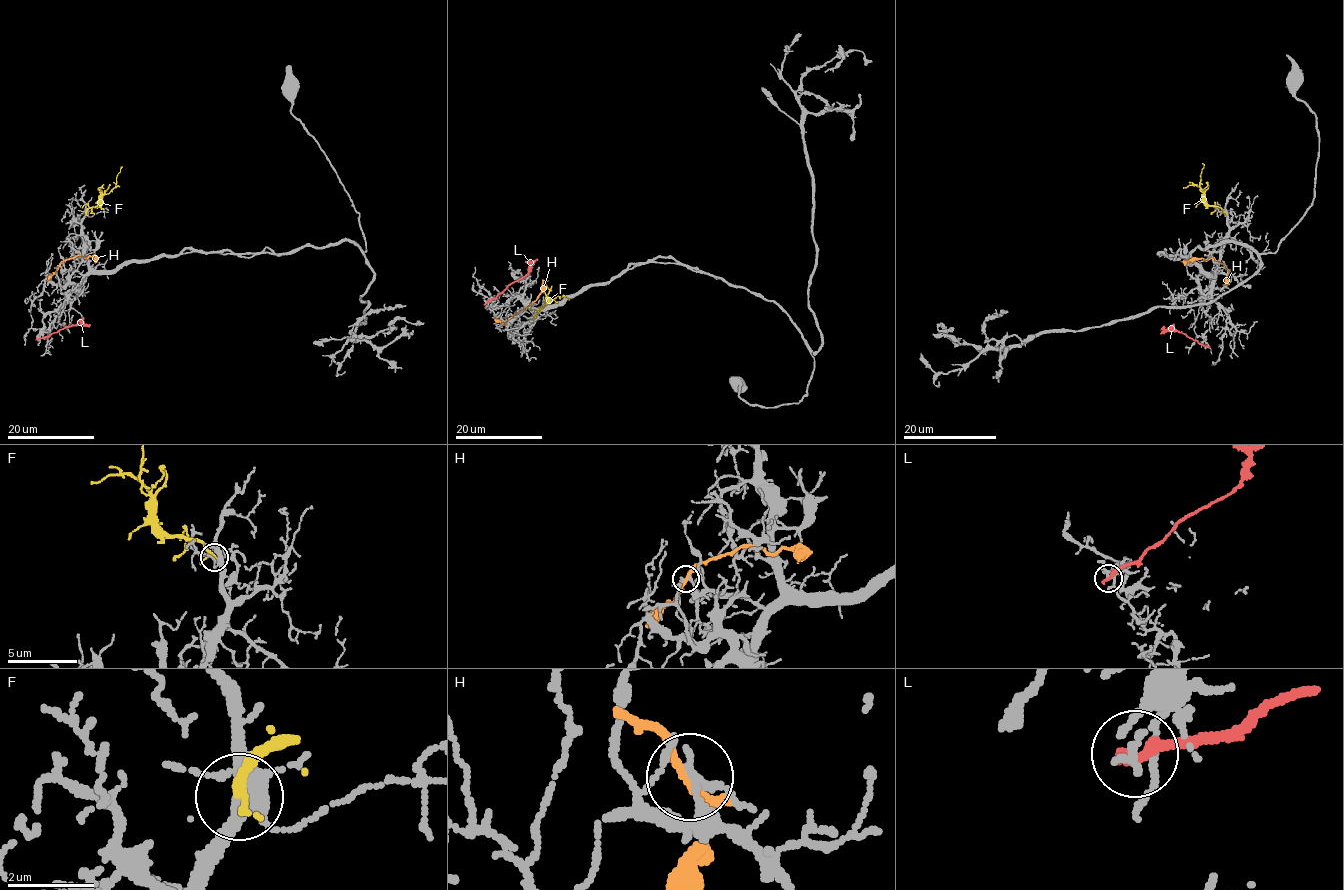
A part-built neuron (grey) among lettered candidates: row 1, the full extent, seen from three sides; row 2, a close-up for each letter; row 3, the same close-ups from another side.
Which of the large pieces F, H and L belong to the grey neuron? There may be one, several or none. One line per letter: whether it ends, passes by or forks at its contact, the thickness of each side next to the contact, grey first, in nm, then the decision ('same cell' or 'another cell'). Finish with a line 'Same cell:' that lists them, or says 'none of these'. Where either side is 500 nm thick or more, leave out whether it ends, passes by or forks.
F: it passes by; 200 nm thick on the grey side, 200 nm on the other; same cell
H: it passes by; 200 nm thick on the grey side, 200 nm on the other; another cell
L: it ends there; 150 nm thick on the grey side, 300 nm on the other; another cell
Same cell: F

